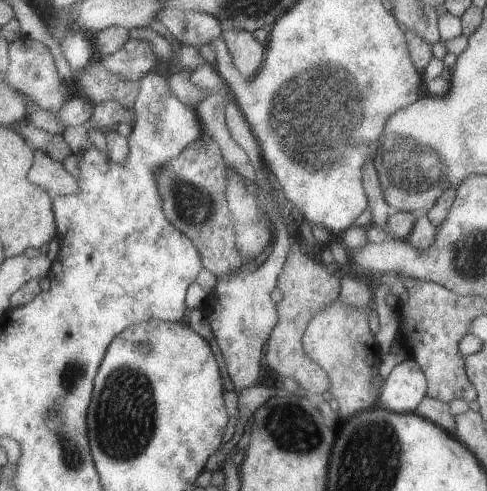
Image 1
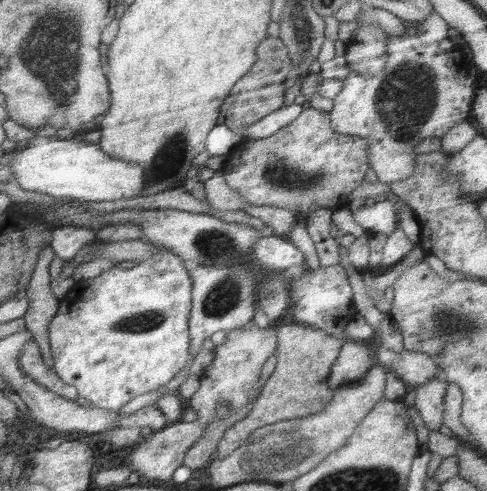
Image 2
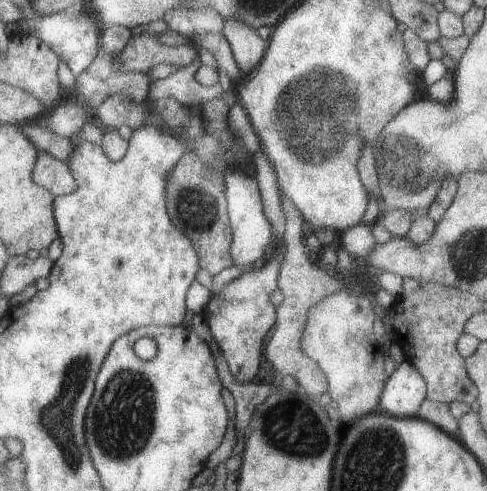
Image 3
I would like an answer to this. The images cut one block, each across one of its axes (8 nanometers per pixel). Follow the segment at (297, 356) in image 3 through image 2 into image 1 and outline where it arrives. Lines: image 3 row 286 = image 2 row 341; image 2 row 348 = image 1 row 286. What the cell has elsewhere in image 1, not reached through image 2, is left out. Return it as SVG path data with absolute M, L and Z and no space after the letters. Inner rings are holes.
M293 226L293 228L295 230L289 230L287 260L283 262L283 268L277 278L277 288L281 290L283 298L275 304L279 316L277 316L277 324L273 326L273 332L269 336L269 342L265 346L265 362L277 374L279 382L285 378L291 378L297 382L297 386L301 390L307 392L309 398L319 400L319 396L329 390L329 378L315 362L311 362L305 356L301 340L303 340L303 332L305 332L309 320L313 318L313 314L319 312L321 308L325 308L327 304L333 304L335 298L339 298L341 280L333 274L331 266L321 266L319 262L315 262L313 258L309 258L307 254L301 252L301 248L295 242L297 226Z

